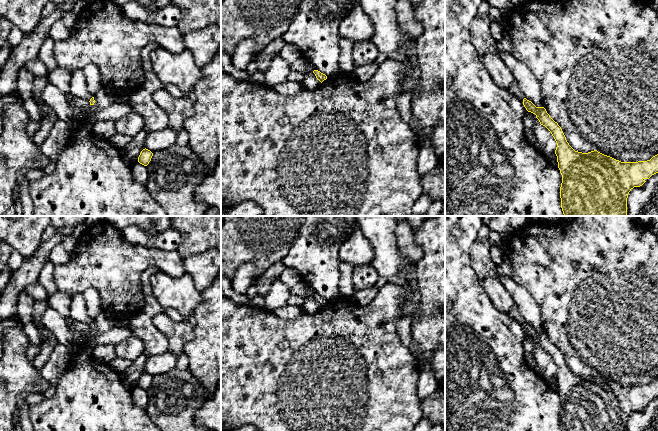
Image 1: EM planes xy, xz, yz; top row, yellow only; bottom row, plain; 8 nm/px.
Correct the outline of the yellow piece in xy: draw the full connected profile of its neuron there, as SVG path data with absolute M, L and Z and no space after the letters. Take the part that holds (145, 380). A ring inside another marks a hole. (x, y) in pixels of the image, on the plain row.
M143 373L138 381L138 386L144 390L147 390L151 385L153 377L148 373Z

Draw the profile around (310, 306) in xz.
M313 296L304 299L302 310L306 314L314 314L320 310L321 306L316 302Z

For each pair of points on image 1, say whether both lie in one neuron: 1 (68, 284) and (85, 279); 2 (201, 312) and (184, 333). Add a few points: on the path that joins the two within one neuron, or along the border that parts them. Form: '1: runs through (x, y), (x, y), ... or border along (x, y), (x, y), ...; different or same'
1: runs through (72, 282), (79, 282), (81, 280); same
2: border along (193, 327), (193, 336), (184, 349); different

